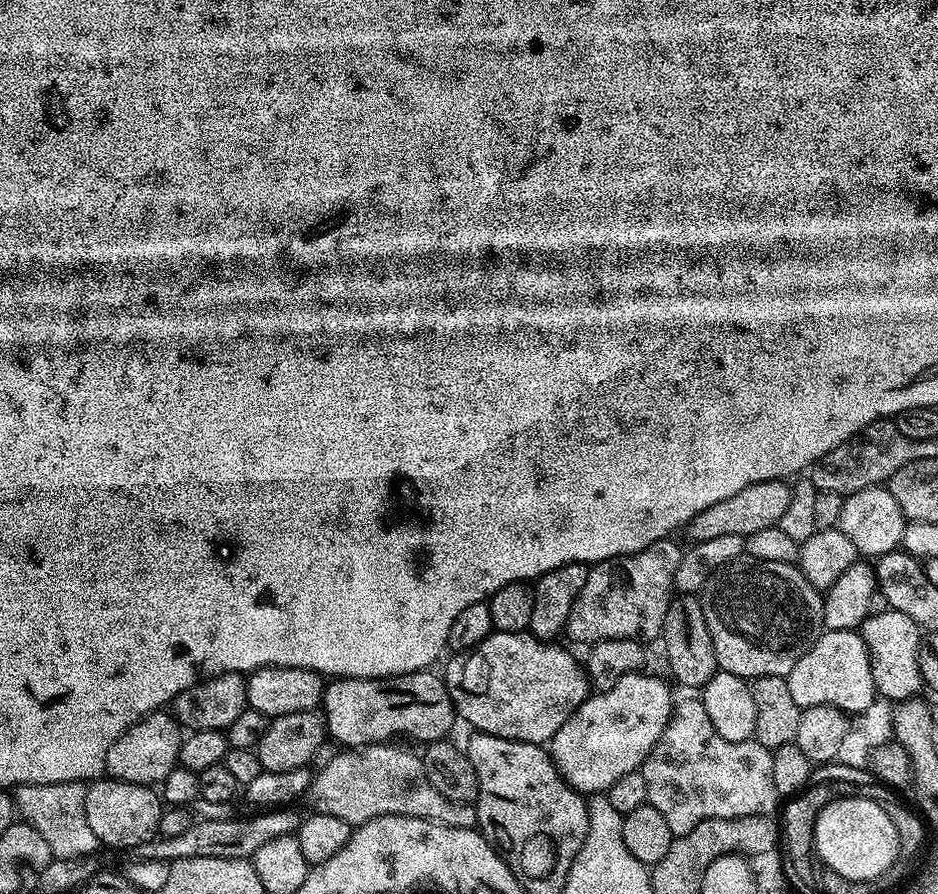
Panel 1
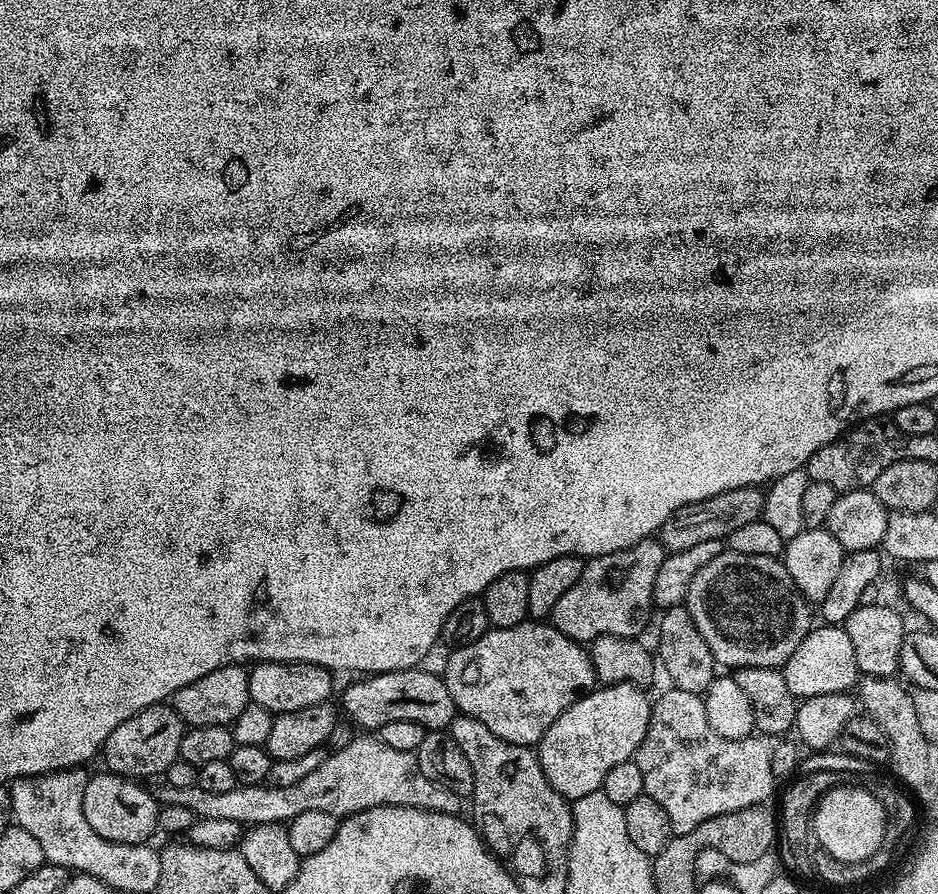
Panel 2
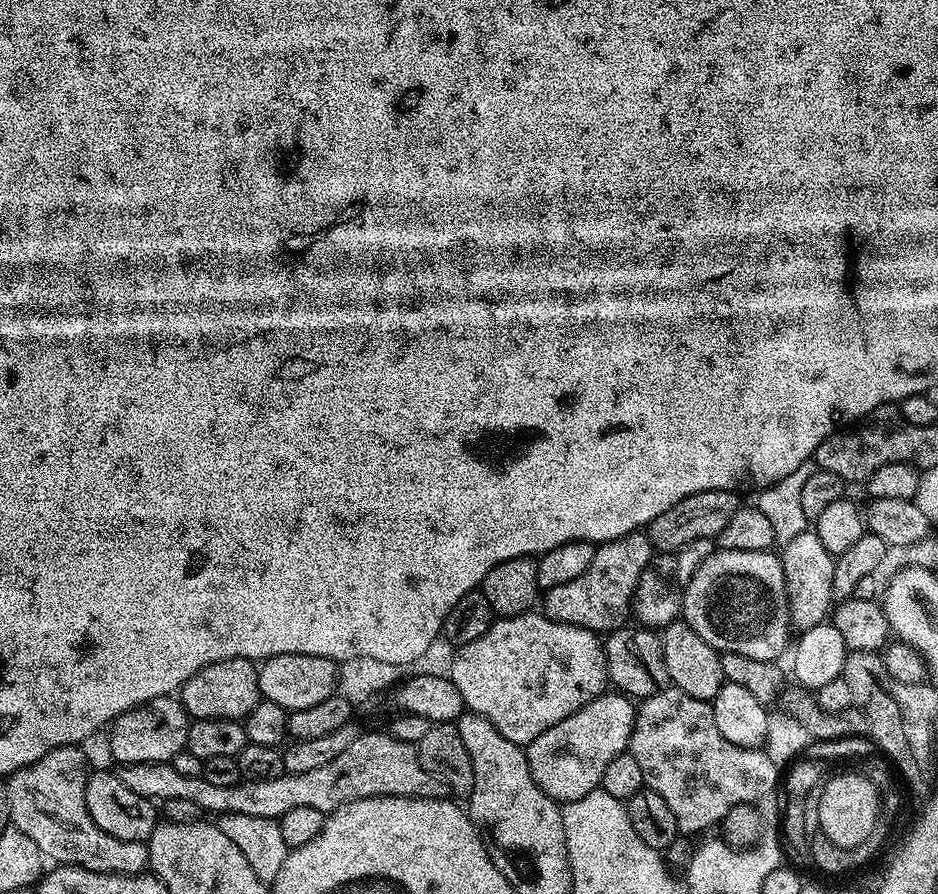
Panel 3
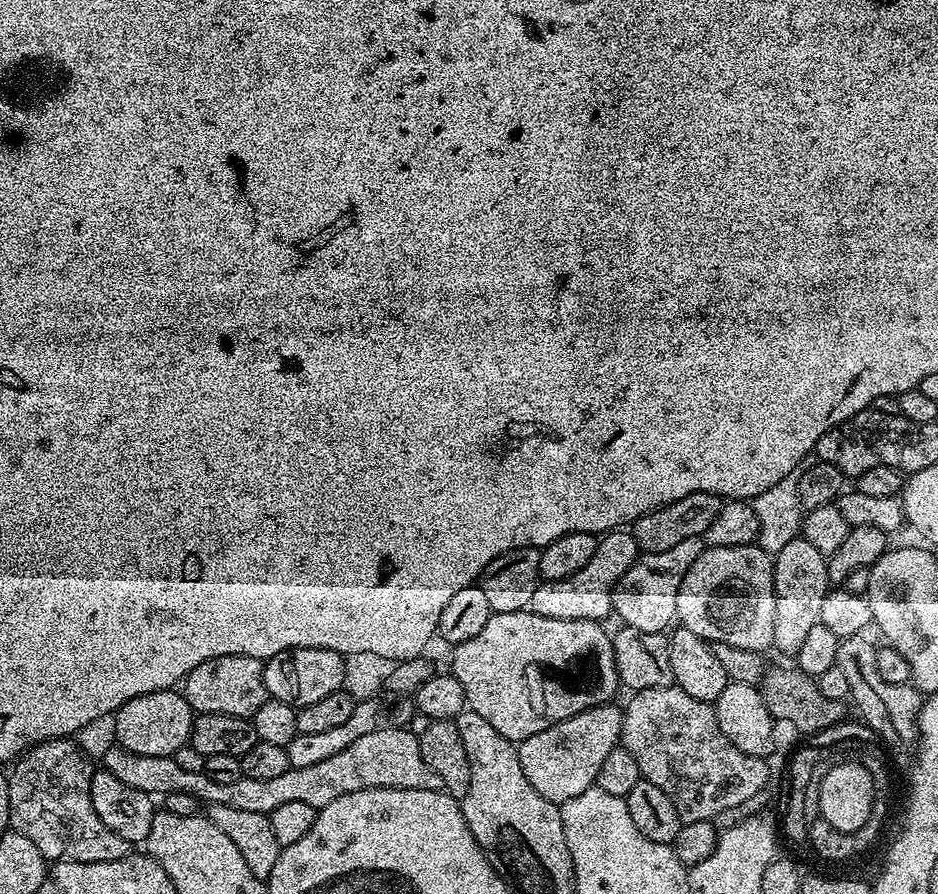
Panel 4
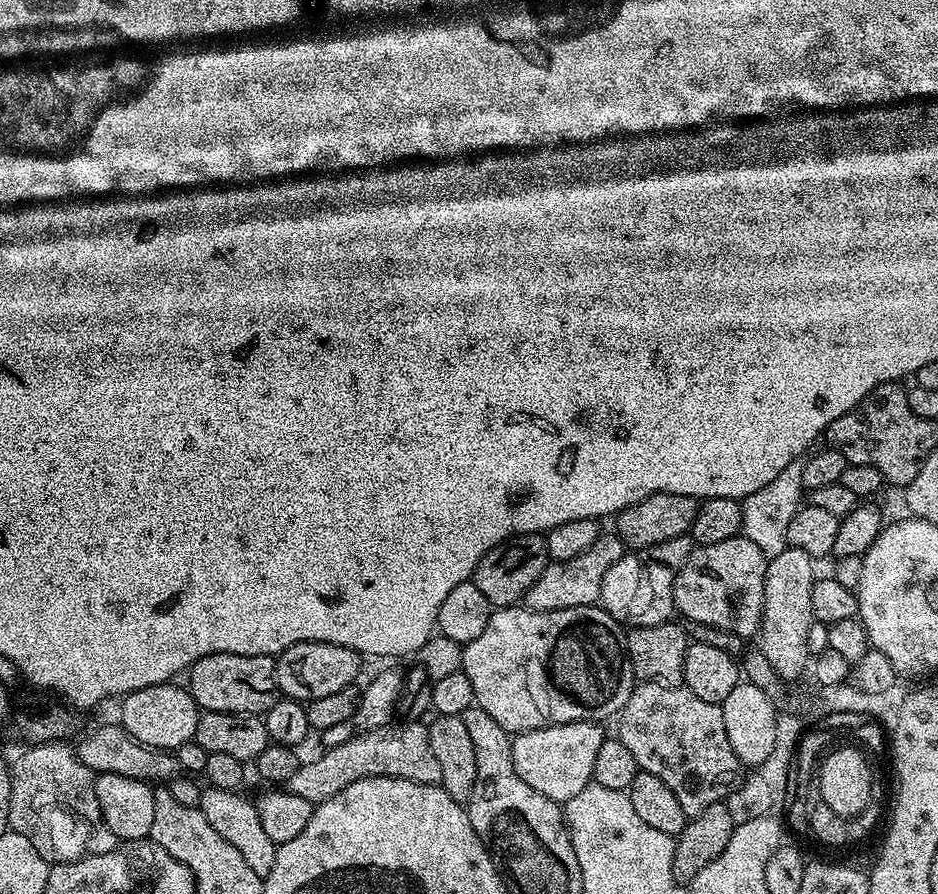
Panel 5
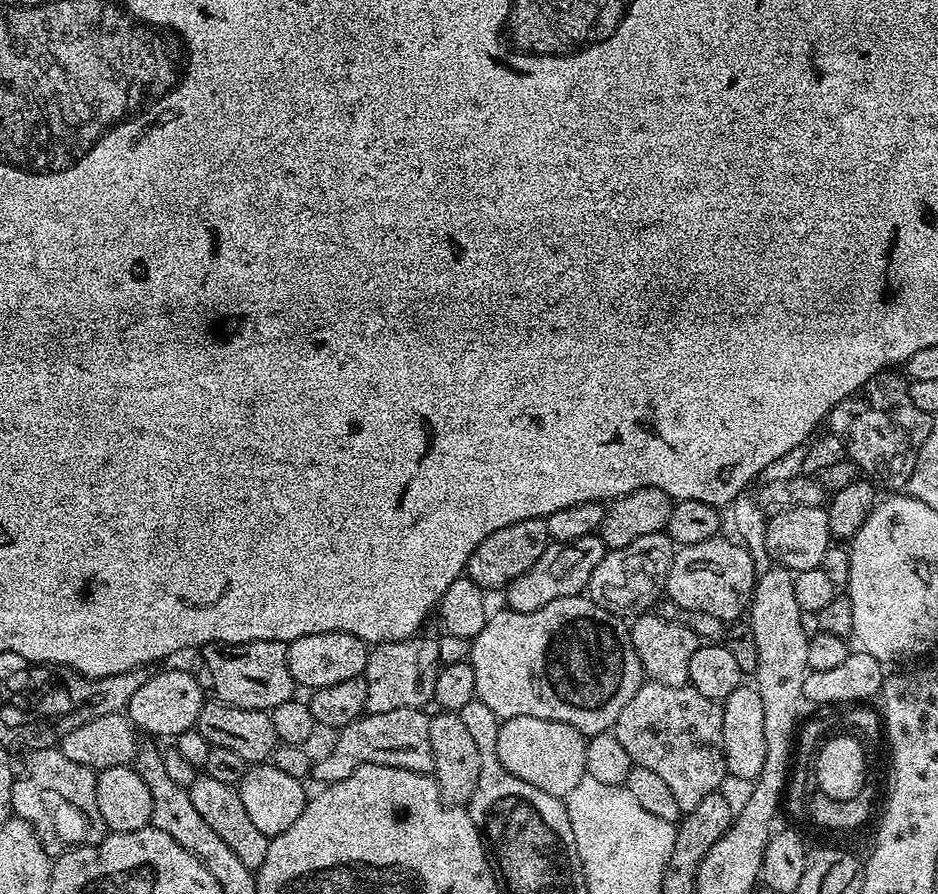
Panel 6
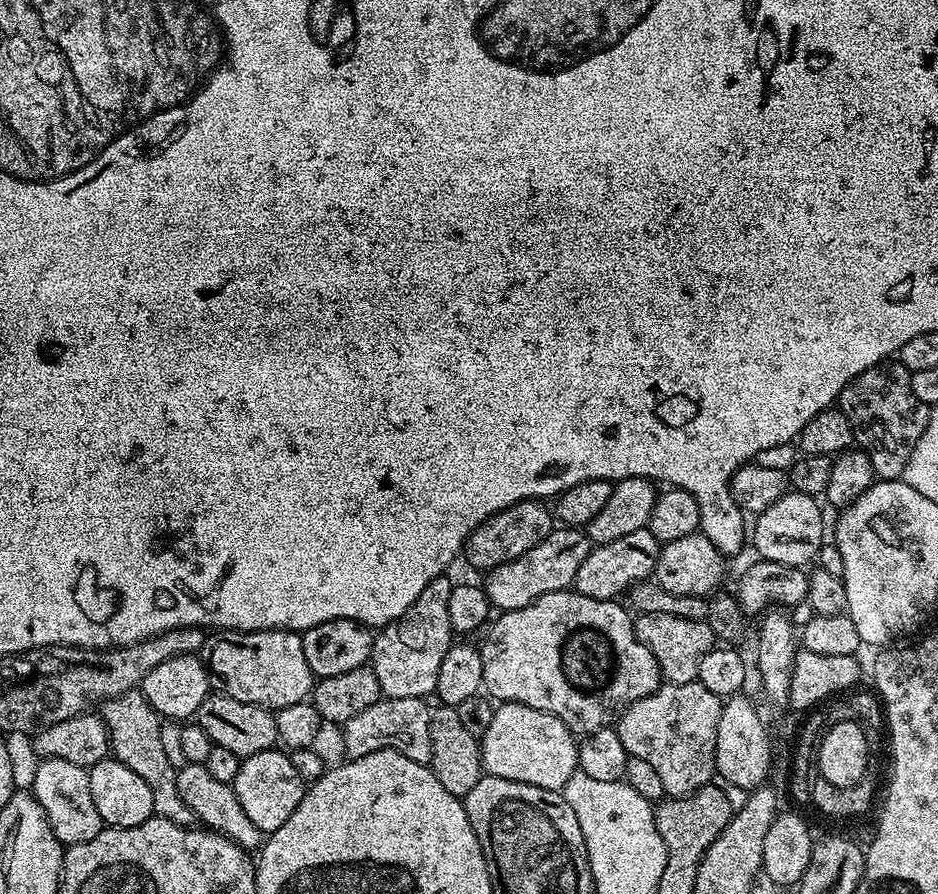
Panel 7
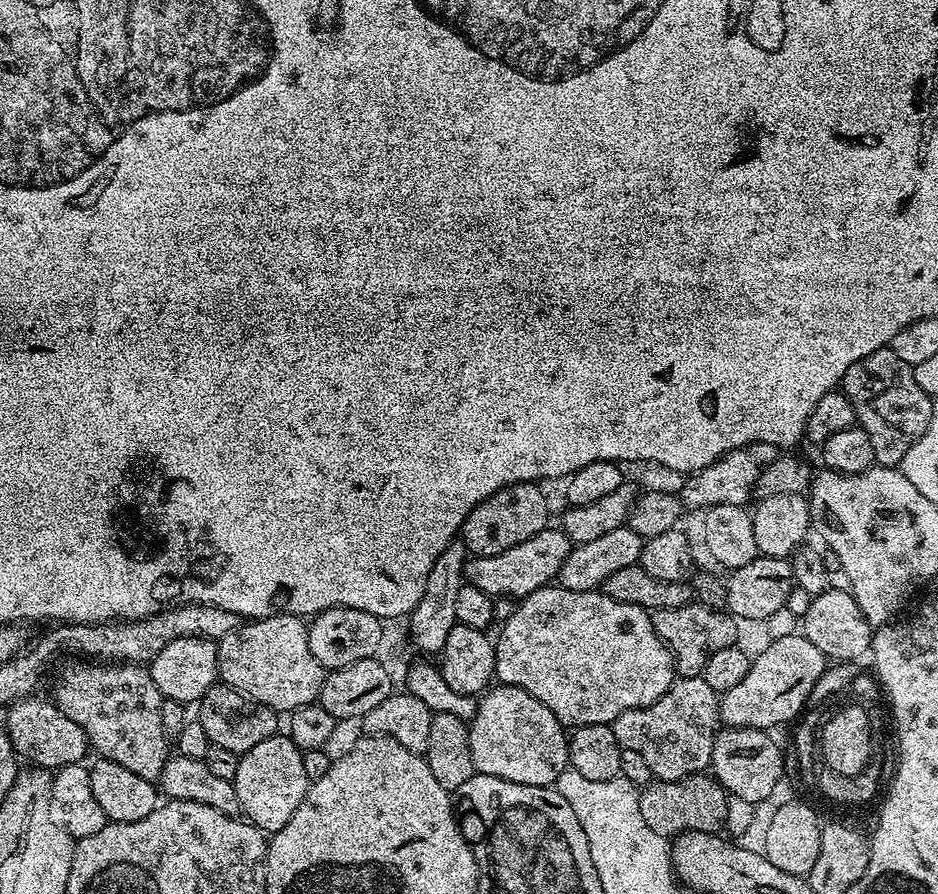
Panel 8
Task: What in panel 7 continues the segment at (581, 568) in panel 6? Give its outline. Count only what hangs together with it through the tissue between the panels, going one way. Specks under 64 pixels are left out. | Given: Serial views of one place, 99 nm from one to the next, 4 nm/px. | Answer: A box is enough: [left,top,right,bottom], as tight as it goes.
[482,527,592,612]

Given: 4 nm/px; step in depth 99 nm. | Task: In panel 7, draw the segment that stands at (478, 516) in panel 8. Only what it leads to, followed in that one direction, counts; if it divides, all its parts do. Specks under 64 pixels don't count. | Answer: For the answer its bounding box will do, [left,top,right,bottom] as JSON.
[463,500,554,570]

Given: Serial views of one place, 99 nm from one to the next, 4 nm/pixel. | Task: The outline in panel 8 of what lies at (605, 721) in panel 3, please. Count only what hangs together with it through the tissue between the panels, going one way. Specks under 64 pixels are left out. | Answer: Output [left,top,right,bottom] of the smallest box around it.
[468,683,569,788]

